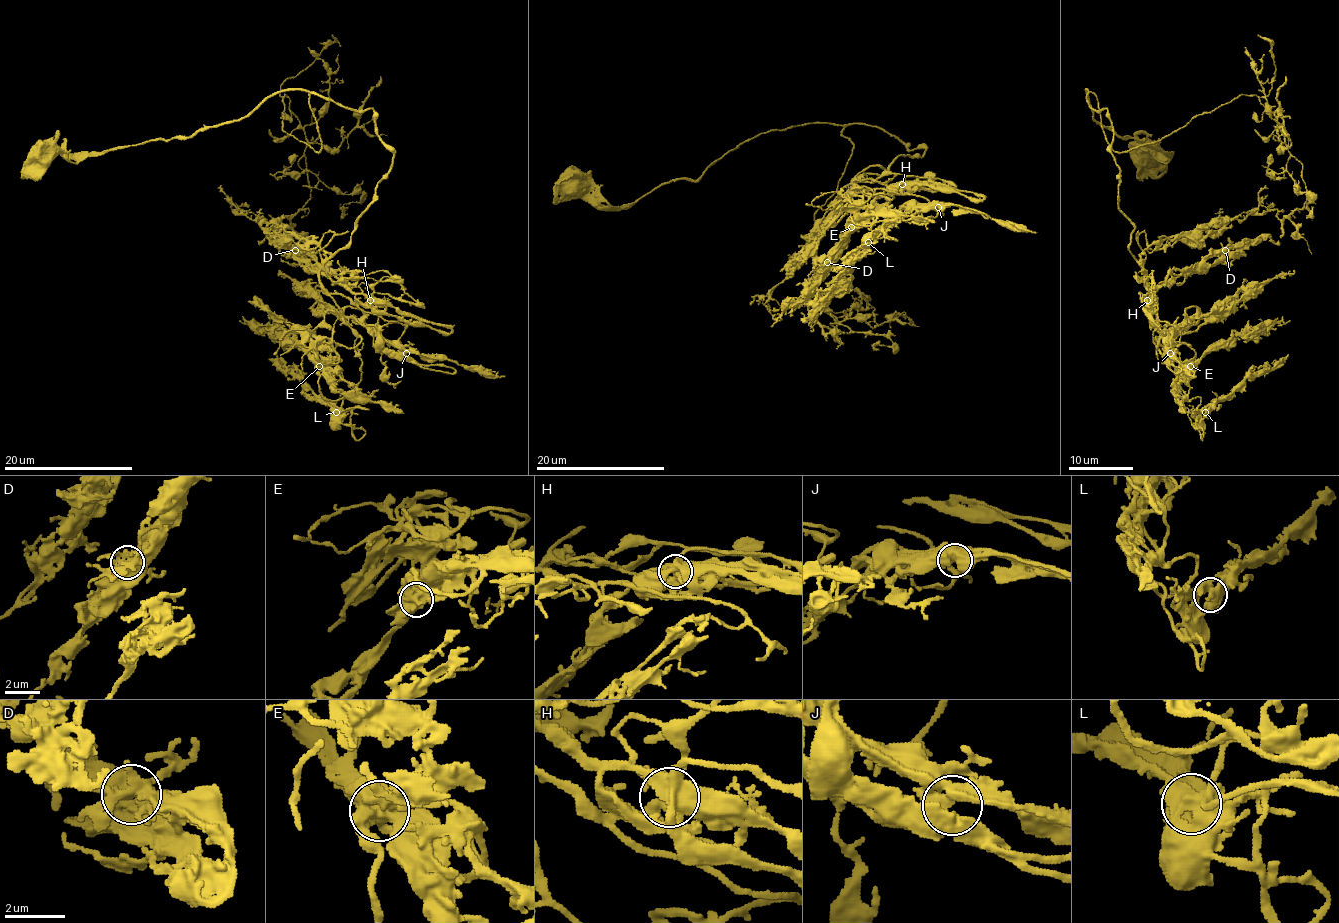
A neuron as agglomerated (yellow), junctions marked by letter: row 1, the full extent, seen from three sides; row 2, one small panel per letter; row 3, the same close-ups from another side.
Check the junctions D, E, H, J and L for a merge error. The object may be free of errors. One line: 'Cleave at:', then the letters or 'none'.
Cleave at: none

